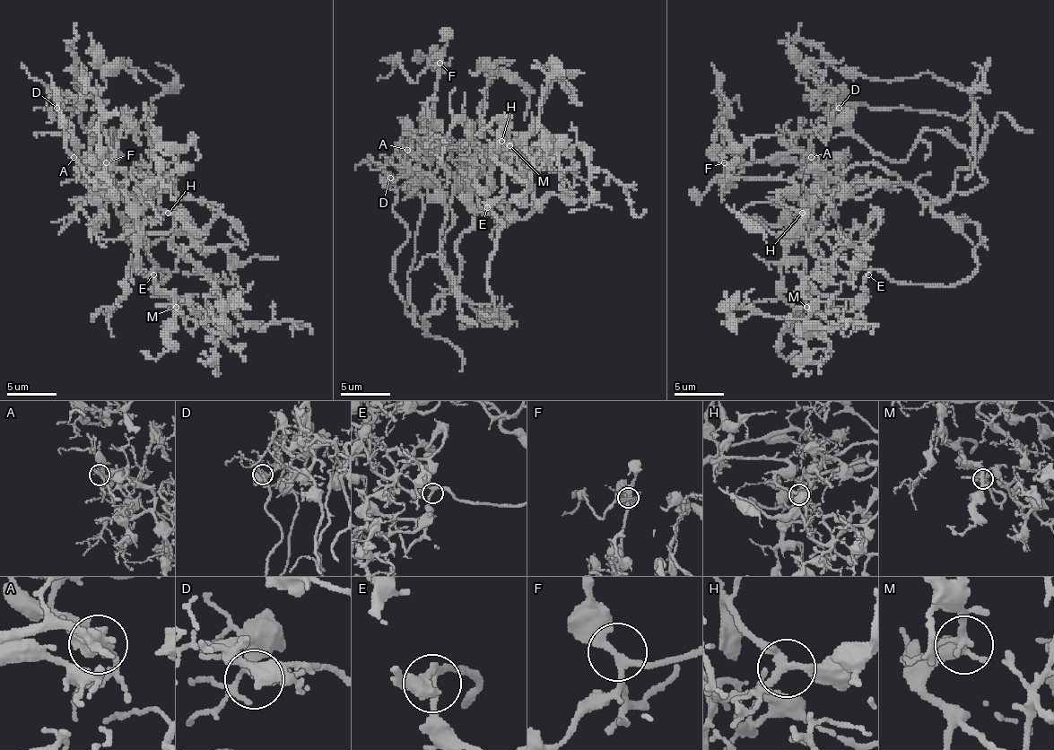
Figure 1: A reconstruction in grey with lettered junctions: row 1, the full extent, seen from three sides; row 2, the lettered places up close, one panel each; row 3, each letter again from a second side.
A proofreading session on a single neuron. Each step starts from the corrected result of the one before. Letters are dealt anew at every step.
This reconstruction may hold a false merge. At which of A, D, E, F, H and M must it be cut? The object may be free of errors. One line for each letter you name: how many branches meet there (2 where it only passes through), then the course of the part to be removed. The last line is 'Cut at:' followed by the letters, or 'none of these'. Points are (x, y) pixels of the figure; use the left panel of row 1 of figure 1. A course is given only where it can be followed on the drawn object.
Cut at: none of these

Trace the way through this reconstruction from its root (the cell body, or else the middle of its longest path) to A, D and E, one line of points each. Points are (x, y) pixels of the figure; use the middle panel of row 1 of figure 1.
A: (525, 145), (502, 140), (477, 150), (462, 143), (459, 155), (425, 145), (415, 152), (407, 150)
D: (525, 145), (502, 140), (470, 165), (459, 282), (422, 327), (393, 279), (407, 227), (390, 178)
E: (525, 145), (519, 170), (507, 167), (532, 182), (532, 212), (480, 212), (472, 175), (487, 207)

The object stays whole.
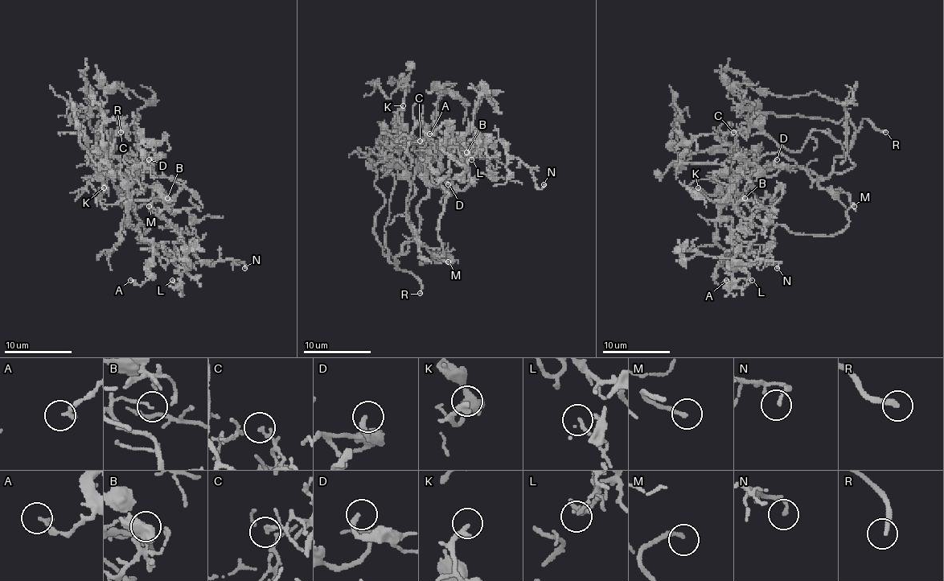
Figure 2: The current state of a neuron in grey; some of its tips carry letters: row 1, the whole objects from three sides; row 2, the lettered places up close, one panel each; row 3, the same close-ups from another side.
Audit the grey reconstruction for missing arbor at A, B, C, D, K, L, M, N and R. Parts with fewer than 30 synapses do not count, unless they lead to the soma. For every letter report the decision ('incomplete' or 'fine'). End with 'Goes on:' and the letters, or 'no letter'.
A: fine
B: fine
C: fine
D: incomplete
K: fine
L: fine
M: incomplete
N: fine
R: fine
Goes on: D, M

